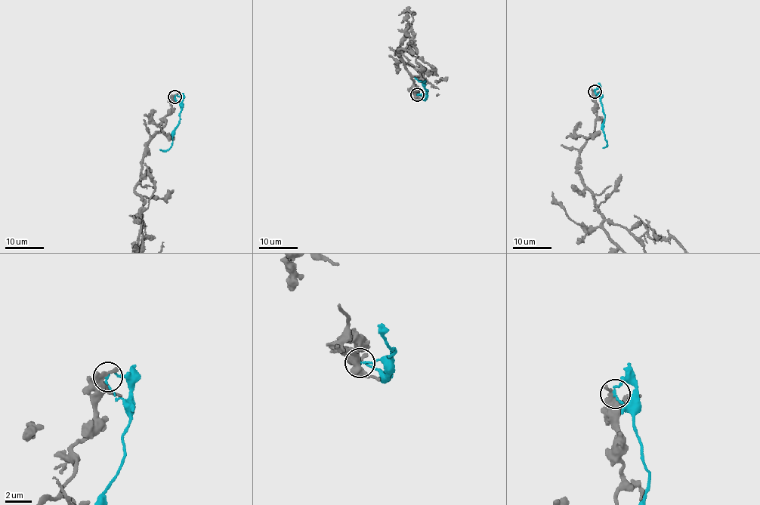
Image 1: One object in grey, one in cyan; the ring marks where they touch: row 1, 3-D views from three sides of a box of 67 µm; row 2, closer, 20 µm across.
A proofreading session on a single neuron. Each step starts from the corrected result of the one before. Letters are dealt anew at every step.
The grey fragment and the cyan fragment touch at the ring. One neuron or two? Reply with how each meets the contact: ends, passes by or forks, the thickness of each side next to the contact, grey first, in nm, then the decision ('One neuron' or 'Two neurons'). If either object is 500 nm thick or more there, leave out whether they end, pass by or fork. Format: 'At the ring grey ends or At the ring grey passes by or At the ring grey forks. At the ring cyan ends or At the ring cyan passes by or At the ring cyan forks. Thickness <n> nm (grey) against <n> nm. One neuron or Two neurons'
At the ring grey passes by. At the ring cyan ends. Thickness 440 nm (grey) against 150 nm. One neuron

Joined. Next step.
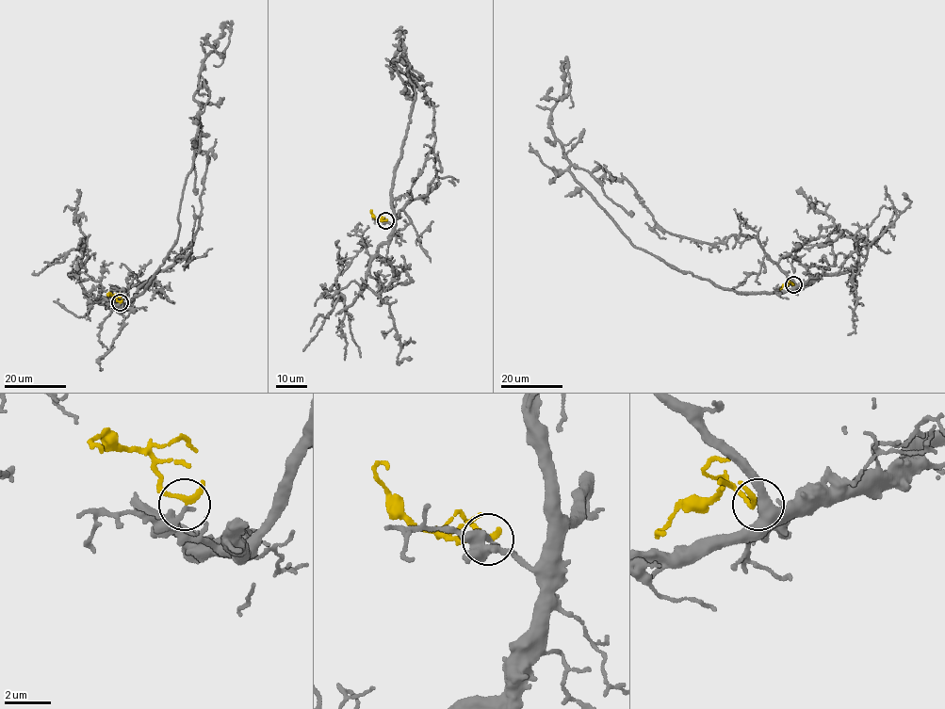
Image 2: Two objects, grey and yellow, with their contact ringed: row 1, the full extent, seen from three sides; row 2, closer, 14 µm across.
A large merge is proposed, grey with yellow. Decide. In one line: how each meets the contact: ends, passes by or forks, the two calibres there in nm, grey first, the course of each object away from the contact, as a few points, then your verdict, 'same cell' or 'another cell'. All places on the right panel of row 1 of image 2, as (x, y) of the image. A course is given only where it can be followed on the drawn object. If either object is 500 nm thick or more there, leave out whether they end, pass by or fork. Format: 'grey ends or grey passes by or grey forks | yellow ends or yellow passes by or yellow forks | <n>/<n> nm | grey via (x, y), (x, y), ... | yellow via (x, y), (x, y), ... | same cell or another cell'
grey ends | yellow passes by | 240/190 nm | grey via (794, 284), (724, 289), (635, 247), (575, 178), (549, 123), (564, 65), (569, 107) | yellow via (794, 284), (789, 281), (780, 289) | same cell

